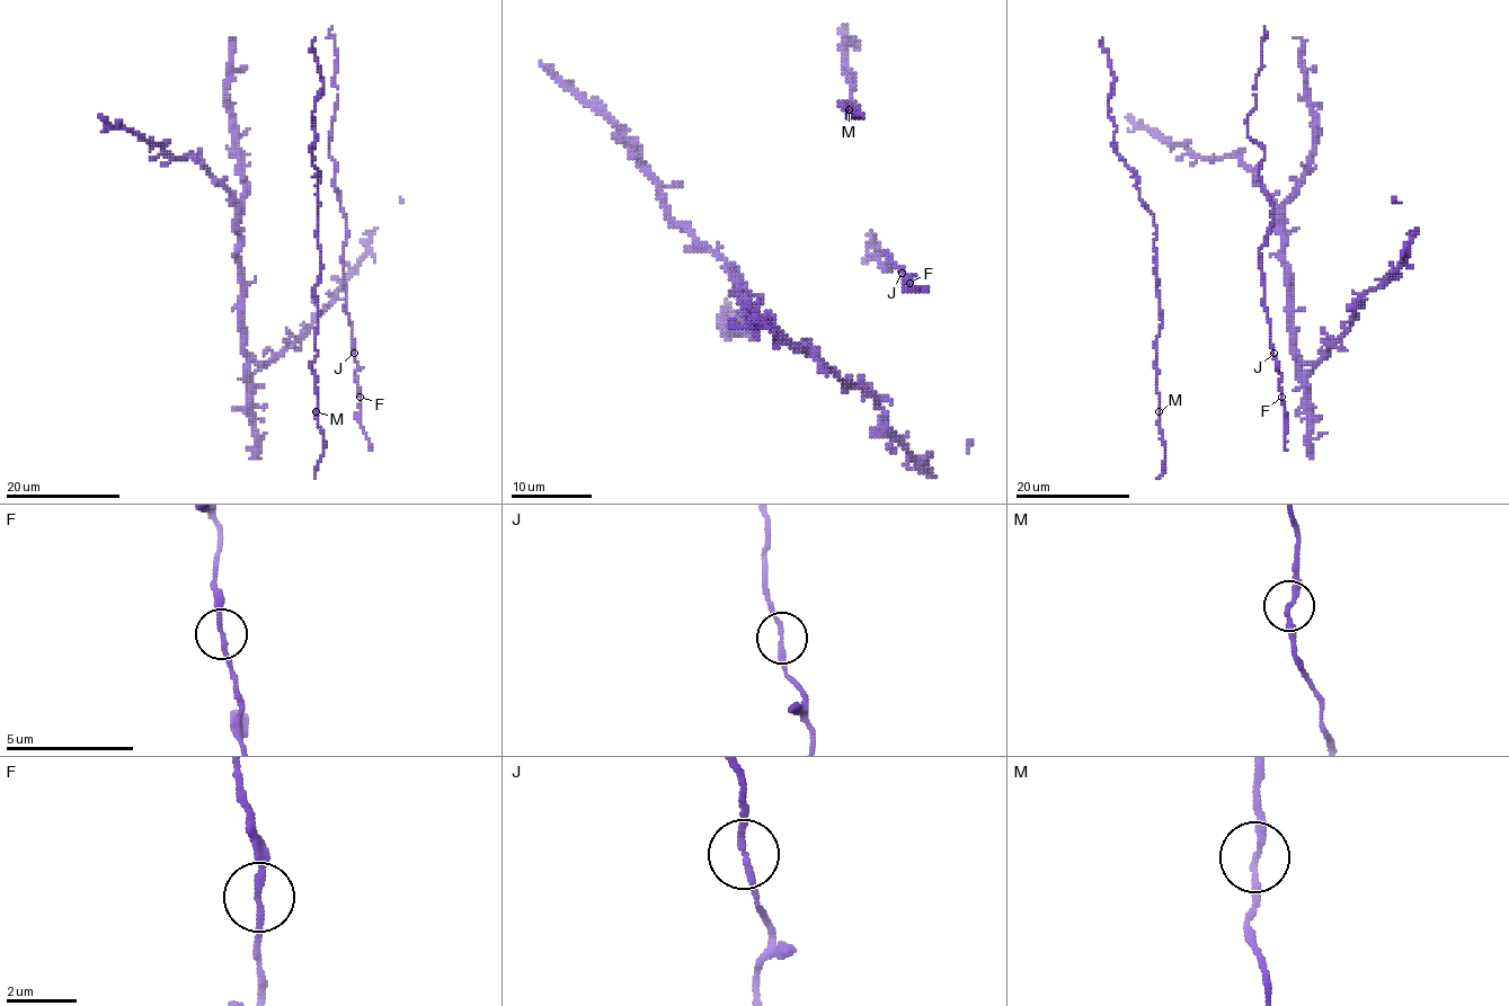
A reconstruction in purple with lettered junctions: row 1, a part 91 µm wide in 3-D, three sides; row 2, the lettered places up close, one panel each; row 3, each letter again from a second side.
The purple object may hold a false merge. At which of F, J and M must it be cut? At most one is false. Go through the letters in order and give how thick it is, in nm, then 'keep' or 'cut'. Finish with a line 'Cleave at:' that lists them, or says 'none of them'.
F: calibre 170 nm; keep
J: calibre 180 nm; keep
M: calibre 180 nm; keep
Cleave at: none of them

